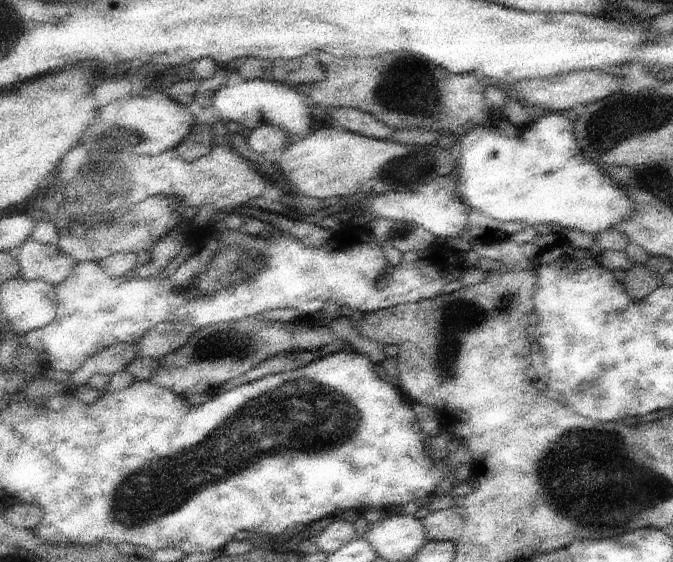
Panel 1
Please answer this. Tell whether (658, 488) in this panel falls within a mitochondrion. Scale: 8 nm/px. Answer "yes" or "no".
no

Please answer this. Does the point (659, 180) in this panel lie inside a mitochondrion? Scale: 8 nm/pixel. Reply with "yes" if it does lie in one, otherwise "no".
yes

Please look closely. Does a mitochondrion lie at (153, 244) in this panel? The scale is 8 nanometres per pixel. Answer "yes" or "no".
no

